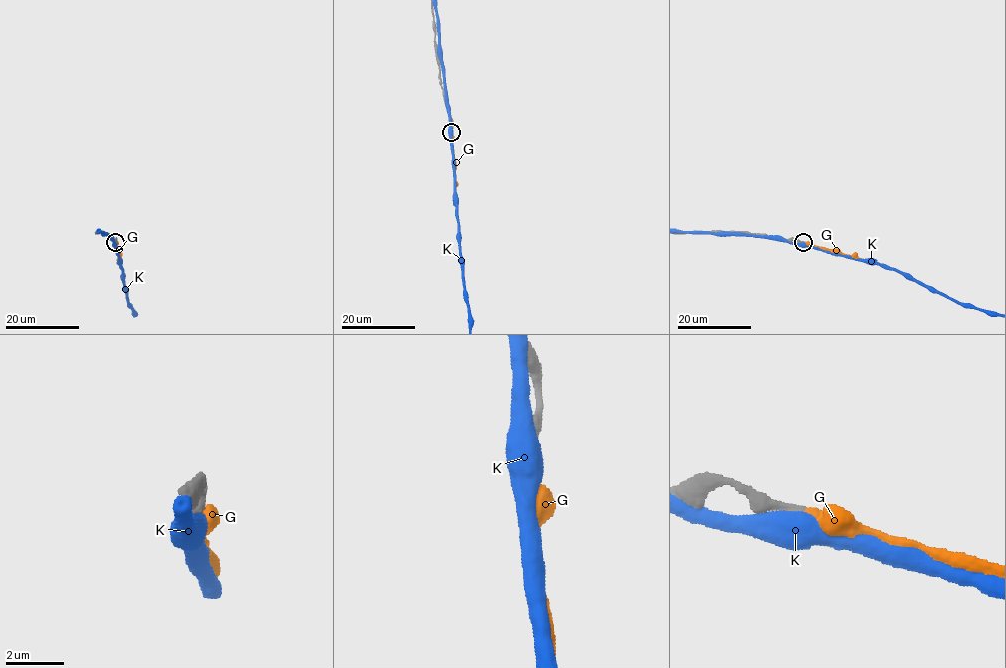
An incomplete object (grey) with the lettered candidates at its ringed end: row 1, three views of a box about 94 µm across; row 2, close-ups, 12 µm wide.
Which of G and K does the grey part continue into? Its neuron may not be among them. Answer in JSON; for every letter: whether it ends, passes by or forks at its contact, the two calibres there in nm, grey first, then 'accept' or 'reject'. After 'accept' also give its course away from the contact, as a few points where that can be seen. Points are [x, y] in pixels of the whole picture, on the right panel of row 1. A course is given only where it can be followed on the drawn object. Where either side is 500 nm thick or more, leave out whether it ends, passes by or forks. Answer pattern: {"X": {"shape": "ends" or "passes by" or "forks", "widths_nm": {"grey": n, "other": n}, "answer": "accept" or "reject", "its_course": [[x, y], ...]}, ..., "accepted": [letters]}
{"G": {"shape": "ends", "widths_nm": {"grey": 300, "other": 200}, "answer": "accept"}, "K": {"widths_nm": {"grey": 440, "other": 750}, "answer": "reject"}, "accepted": ["G"]}

